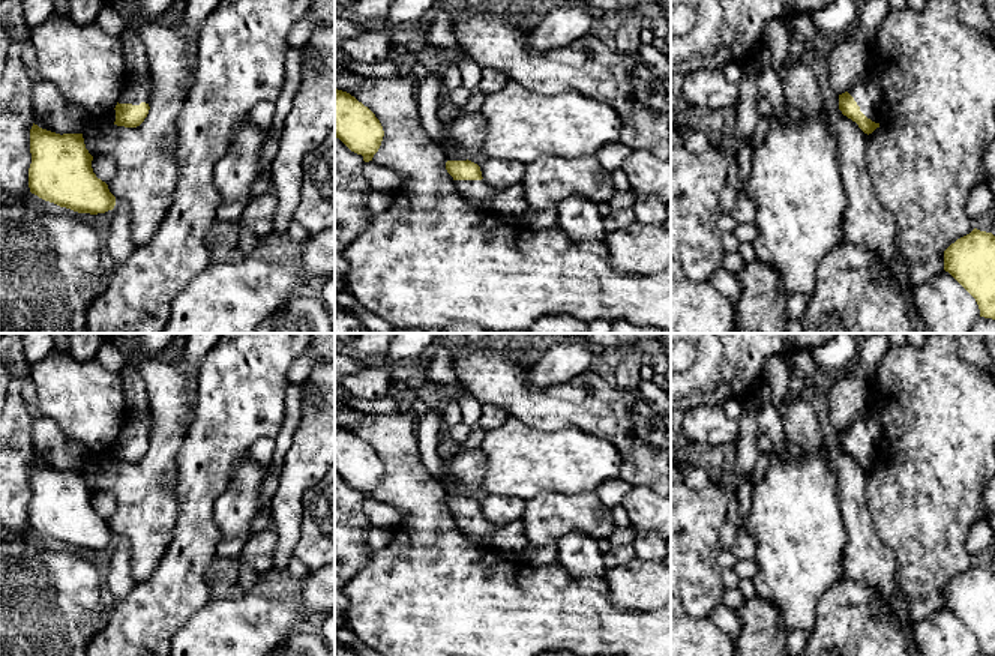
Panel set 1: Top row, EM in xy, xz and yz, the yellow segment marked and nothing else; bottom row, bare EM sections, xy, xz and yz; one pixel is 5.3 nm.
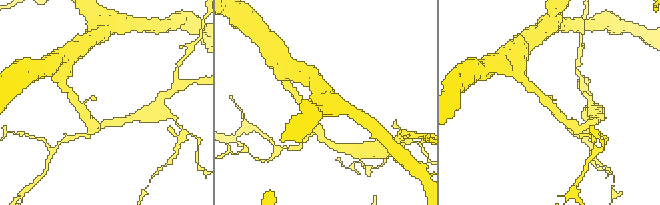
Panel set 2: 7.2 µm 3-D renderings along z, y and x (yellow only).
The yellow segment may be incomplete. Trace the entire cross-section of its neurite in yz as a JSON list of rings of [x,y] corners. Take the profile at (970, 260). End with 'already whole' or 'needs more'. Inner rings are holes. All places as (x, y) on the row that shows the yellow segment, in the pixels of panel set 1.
[[[974,228],[944,251],[948,272],[977,302],[980,317],[995,320],[995,236]]] | already whole

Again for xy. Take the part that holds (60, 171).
[[[30,129],[30,192],[78,213],[105,213],[116,206],[108,185],[96,177],[83,134]]] | already whole

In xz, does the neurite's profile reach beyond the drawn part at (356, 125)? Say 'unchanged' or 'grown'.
unchanged

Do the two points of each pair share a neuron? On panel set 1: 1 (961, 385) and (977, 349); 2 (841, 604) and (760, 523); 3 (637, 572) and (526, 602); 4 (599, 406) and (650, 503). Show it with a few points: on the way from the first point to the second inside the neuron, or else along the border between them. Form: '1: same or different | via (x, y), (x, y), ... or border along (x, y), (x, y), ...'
1: different | border along (956, 349), (965, 361), (979, 368)
2: different | border along (844, 577), (818, 601), (815, 623)
3: different | border along (604, 577), (608, 586), (608, 599), (626, 610)
4: different | border along (634, 484), (649, 487), (655, 493)

